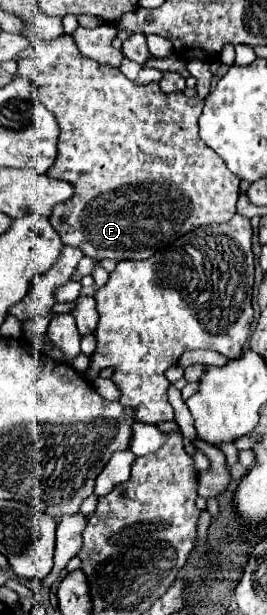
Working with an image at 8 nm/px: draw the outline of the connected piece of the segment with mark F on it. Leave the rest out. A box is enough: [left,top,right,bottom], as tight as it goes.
[23,22,239,260]

